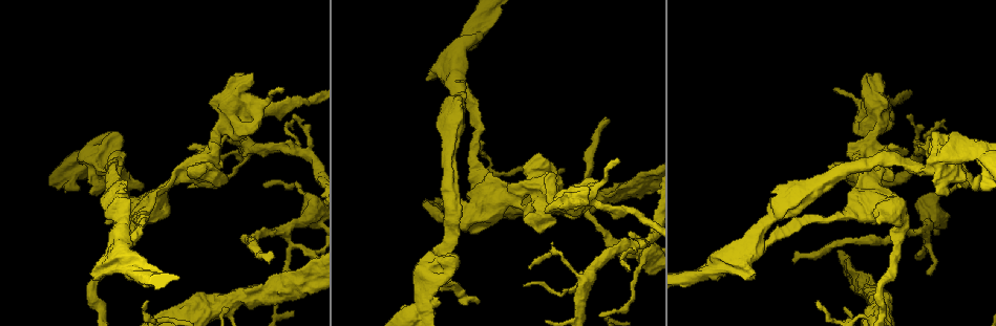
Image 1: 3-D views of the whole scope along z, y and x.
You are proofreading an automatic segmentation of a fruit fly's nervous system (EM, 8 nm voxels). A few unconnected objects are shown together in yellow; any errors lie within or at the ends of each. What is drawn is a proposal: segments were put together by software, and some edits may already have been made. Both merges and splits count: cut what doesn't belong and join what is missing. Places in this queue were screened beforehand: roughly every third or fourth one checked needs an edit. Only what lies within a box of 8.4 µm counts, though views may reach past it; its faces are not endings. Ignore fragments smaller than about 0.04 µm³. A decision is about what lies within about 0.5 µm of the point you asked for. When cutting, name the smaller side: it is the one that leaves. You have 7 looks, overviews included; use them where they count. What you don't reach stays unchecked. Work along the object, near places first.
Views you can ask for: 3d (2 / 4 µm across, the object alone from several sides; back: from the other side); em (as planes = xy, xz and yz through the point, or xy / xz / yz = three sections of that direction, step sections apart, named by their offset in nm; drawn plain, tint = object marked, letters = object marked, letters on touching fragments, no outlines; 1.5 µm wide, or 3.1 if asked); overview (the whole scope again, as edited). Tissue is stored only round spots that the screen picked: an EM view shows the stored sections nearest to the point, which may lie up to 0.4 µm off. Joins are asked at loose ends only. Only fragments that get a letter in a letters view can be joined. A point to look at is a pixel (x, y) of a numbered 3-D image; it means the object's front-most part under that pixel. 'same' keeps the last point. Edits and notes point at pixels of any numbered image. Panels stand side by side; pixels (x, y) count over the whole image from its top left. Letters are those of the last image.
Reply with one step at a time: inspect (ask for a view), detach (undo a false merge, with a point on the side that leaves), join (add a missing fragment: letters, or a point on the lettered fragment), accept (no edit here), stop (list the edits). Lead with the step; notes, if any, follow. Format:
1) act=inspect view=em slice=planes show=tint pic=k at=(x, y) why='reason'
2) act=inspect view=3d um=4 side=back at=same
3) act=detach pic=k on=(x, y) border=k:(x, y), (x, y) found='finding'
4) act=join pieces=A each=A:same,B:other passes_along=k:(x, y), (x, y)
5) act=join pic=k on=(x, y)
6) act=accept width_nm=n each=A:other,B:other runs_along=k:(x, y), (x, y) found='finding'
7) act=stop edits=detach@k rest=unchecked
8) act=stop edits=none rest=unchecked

act=inspect view=em slice=planes show=letters pic=1 at=(907, 166) why='narrows sharply'

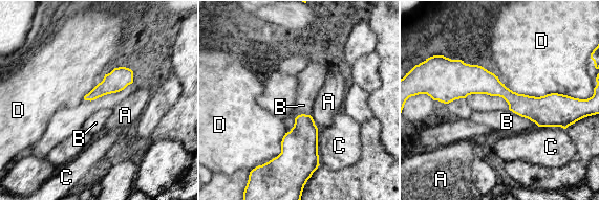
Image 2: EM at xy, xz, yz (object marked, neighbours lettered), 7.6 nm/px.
act=accept width_nm=90 each=A:other,B:other,C:other,D:other border=2:(504, 84), (535, 96), (593, 95) found='all the same cell'

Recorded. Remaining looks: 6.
act=inspect view=em slice=xz step=4 show=tint pic=1 at=(754, 269)

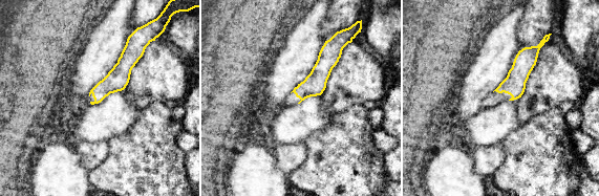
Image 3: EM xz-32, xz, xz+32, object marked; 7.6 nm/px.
act=inspect view=em slice=planes show=letters at=same

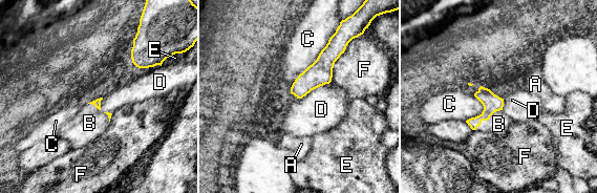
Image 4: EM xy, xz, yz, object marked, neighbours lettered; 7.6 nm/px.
act=join pieces=B each=A:other,B:same,C:other,D:other,E:other,F:other found='it goes on there'

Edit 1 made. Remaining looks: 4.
act=inspect view=em slice=xz step=4 show=tint pic=1 at=(890, 181) why='an open end'

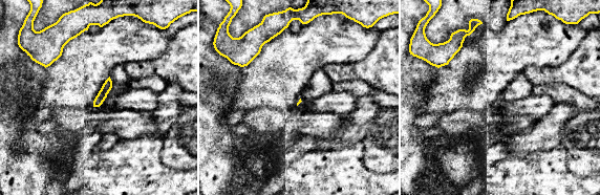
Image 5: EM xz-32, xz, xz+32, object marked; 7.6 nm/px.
act=inspect view=em slice=planes show=letters at=same

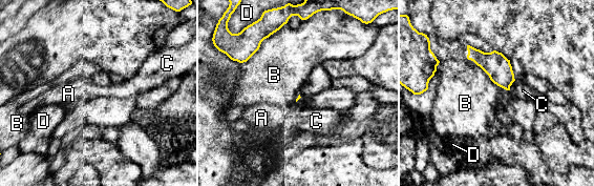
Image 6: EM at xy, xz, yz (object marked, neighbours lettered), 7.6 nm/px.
act=accept each=A:other,B:other,C:other,D:other border=6:(287, 22), (240, 63) found='no lettered fragment goes on from it'

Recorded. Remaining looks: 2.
act=stop edits=join@4 rest=unchecked

